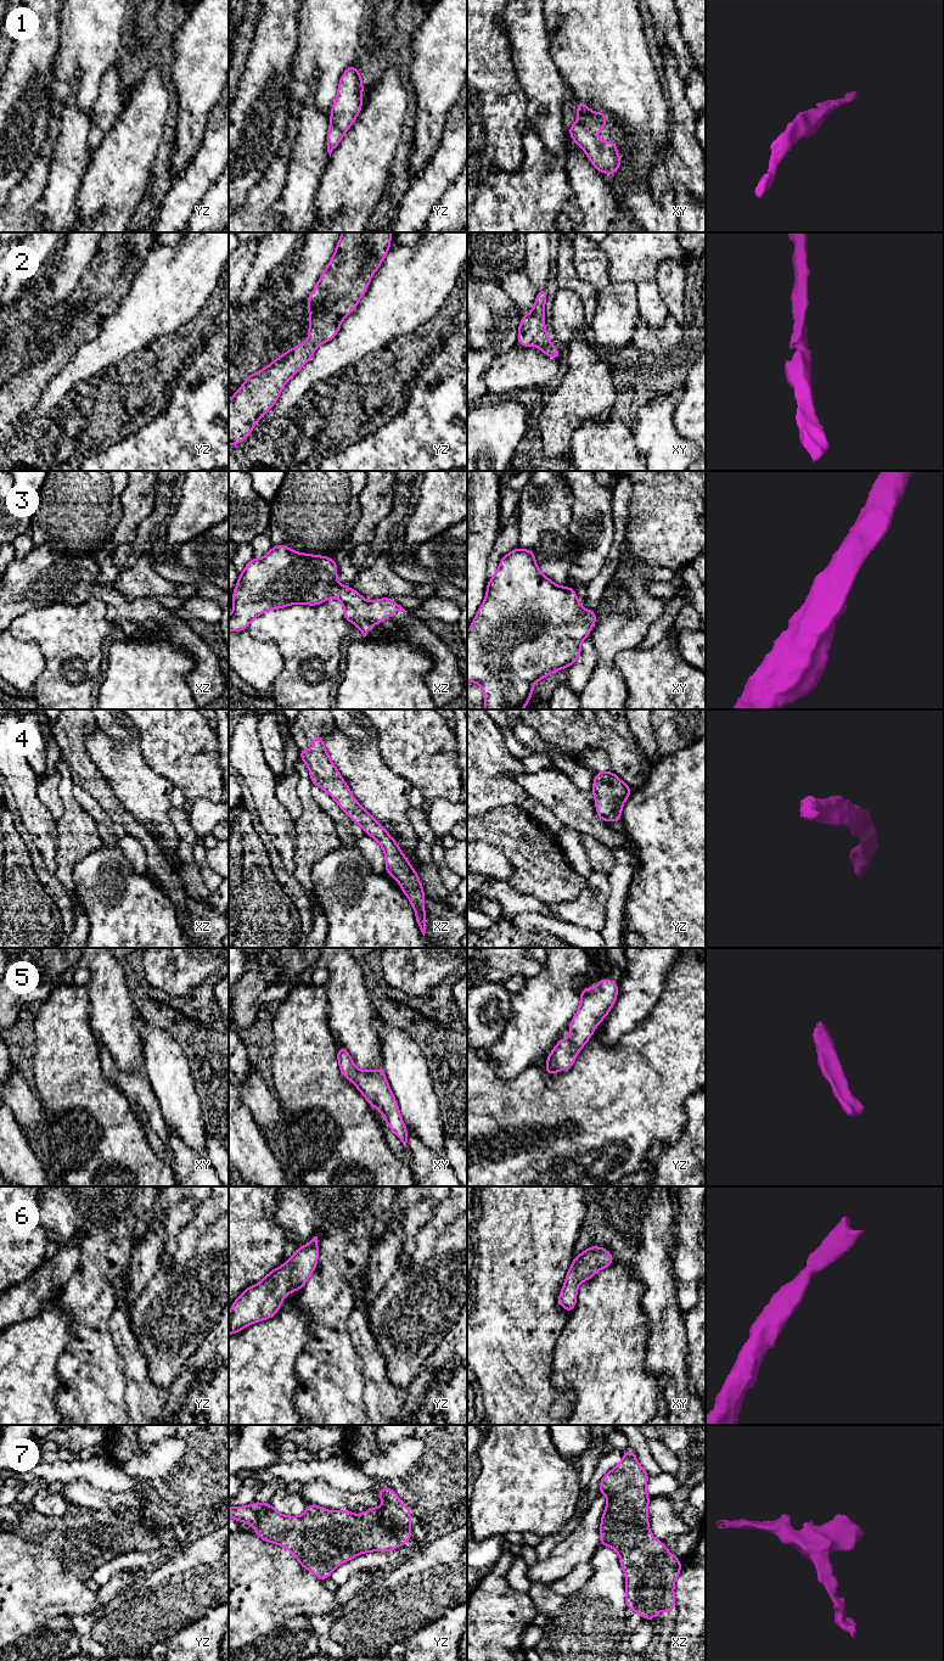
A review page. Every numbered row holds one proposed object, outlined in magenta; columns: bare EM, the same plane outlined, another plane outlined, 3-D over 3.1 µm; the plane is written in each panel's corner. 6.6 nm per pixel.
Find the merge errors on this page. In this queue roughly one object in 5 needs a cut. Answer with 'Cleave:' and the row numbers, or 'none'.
Cleave: none

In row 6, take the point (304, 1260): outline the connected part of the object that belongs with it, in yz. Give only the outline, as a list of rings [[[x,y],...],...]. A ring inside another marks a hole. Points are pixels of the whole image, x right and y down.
[[[318,1236],[296,1250],[292,1258],[274,1268],[258,1284],[247,1287],[230,1307],[229,1336],[243,1328],[272,1318],[291,1291],[303,1289],[319,1259]]]

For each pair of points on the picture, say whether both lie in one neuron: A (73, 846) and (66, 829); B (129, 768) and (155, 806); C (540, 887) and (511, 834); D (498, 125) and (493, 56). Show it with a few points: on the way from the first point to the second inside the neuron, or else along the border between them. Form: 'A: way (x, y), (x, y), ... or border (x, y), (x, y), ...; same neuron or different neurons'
A: way (73, 842), (73, 836), (69, 832); same neuron
B: way (130, 778), (147, 796); same neuron
C: way (540, 874), (537, 859), (524, 847); same neuron
D: way (493, 108), (493, 73); same neuron

